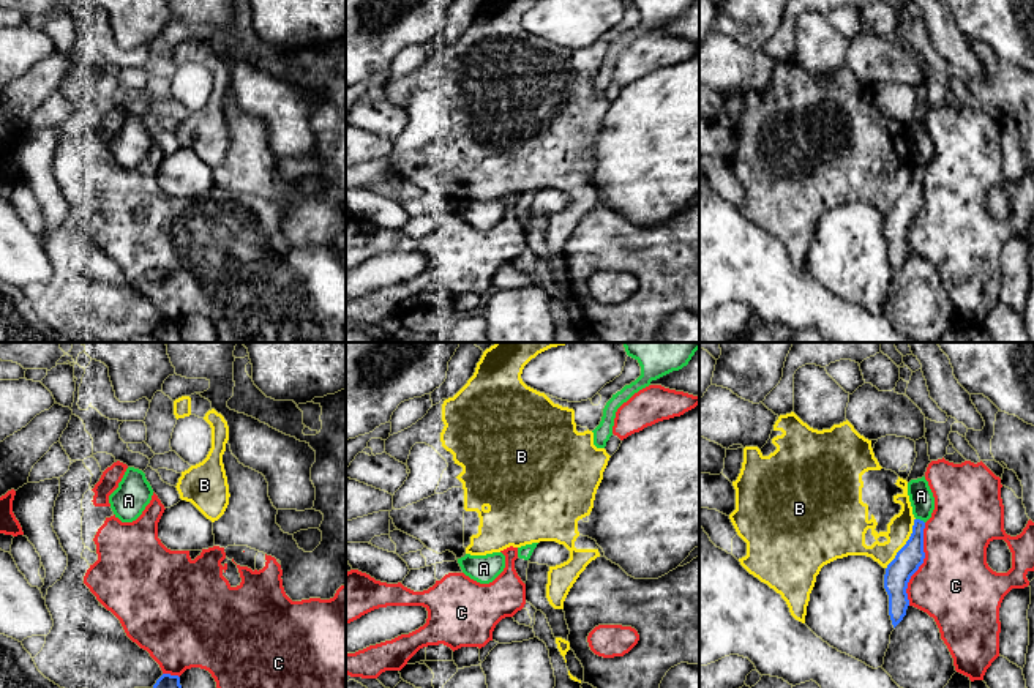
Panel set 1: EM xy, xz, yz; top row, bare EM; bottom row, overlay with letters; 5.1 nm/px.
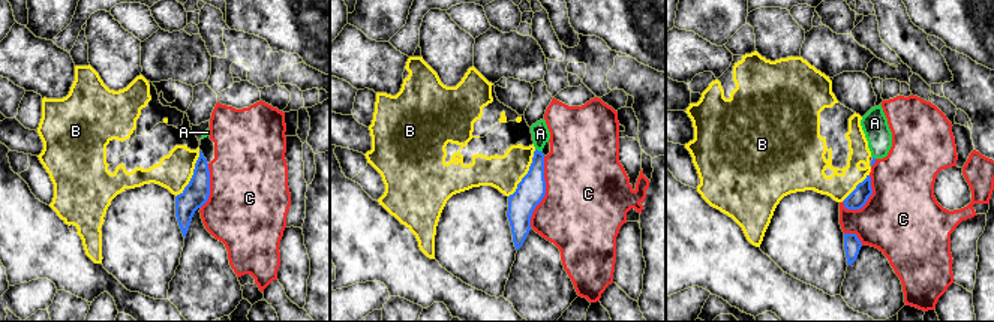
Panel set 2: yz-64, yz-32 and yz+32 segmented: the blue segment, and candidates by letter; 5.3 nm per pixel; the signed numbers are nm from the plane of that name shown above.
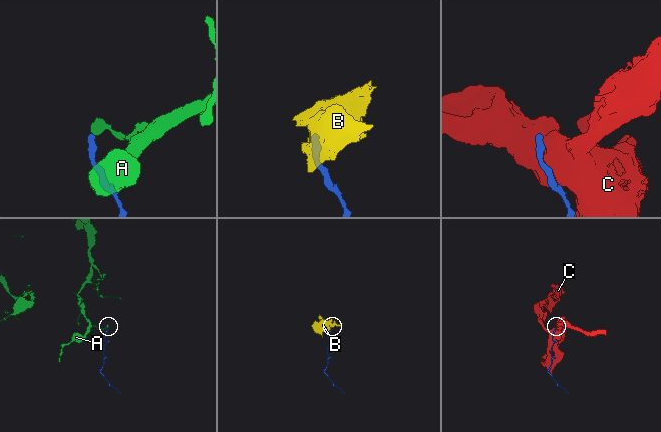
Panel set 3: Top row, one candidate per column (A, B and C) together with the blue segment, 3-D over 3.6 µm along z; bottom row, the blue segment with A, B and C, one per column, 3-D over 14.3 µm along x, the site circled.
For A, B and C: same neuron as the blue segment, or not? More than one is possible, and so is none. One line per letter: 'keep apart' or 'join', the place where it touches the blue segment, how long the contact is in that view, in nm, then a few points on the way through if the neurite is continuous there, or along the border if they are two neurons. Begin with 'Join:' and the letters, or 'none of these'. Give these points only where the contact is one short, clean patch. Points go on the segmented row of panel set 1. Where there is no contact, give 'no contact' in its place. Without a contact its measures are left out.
Join: none of these
A: keep apart | yz (919, 519) | 50 nm | along yz (916, 518), (924, 523)
B: keep apart | yz (906, 543) | 300 nm
C: keep apart | yz (922, 562) | 440 nm

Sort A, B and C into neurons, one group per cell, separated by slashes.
A / B / C

